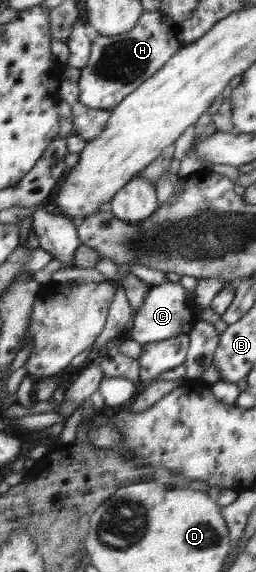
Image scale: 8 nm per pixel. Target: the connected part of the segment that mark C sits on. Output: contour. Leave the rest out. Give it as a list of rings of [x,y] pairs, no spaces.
[[[168,280],[166,284],[152,286],[151,292],[145,298],[145,304],[137,310],[134,315],[133,330],[131,330],[131,340],[139,342],[141,345],[165,340],[178,336],[179,334],[188,335],[194,321],[194,306],[186,303],[186,289],[180,283],[173,283]]]

